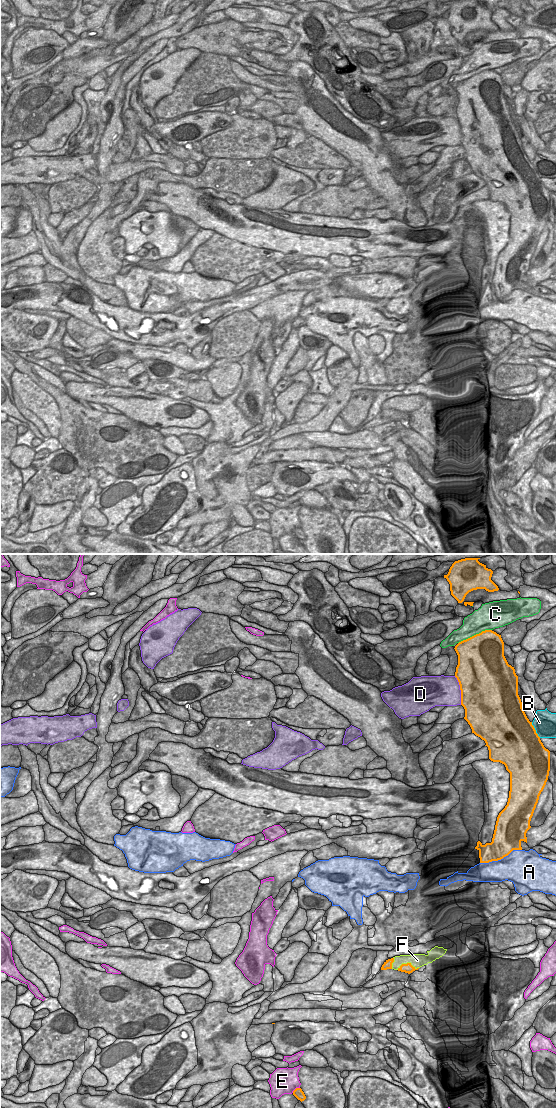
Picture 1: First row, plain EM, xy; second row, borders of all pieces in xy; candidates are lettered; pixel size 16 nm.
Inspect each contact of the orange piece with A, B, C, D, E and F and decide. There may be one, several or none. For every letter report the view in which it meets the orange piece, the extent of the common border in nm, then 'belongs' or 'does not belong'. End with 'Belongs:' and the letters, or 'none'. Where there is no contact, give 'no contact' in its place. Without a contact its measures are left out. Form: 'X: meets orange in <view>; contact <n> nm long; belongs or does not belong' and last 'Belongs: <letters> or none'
A: meets orange in xy; contact 700 nm long; does not belong
B: meets orange in xy; contact 300 nm long; does not belong
C: meets orange in xy; contact 600 nm long; does not belong
D: meets orange in xy; contact 480 nm long; does not belong
E: meets orange in xy; contact 150 nm long; does not belong
F: meets orange in xy; contact 360 nm long; does not belong
Belongs: none

